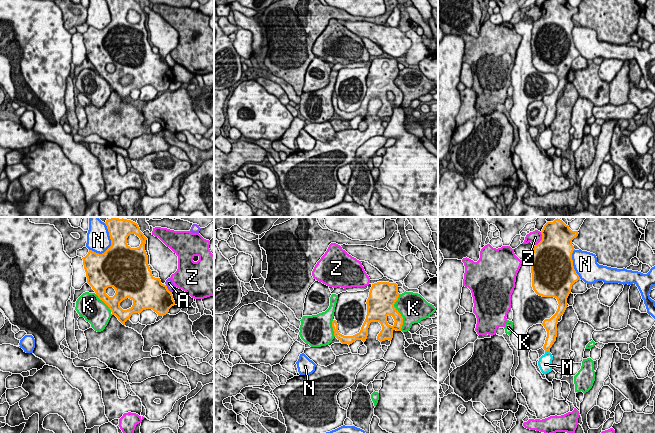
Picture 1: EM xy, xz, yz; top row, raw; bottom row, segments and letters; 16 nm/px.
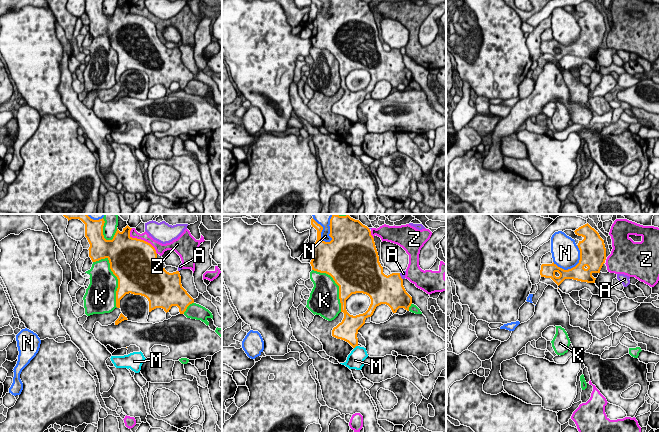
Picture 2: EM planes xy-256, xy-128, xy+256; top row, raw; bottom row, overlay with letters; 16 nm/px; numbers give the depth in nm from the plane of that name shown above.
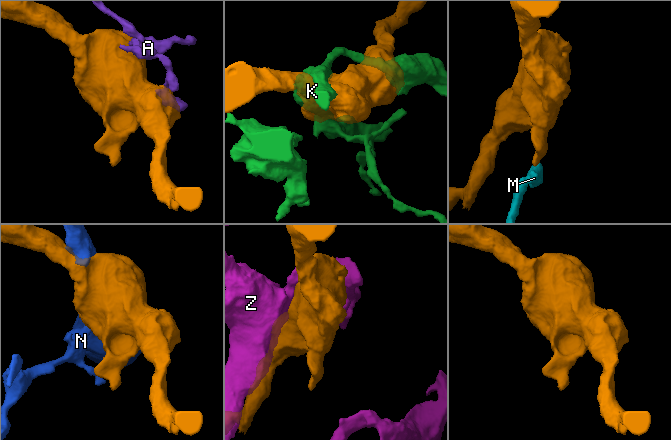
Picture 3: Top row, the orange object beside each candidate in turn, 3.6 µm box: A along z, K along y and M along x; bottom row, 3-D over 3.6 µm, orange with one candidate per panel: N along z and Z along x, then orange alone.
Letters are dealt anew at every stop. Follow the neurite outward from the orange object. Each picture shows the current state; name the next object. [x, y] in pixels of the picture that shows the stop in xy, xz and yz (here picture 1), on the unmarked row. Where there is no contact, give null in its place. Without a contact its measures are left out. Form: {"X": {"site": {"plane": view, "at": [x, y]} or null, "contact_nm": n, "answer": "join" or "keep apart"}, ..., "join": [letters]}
{"A": {"site": {"plane": "xy", "at": [167, 65]}, "contact_nm": 160, "answer": "keep apart"}, "K": {"site": {"plane": "xz", "at": [398, 88]}, "contact_nm": 600, "answer": "keep apart"}, "M": {"site": {"plane": "yz", "at": [547, 126]}, "contact_nm": 90, "answer": "keep apart"}, "N": {"site": {"plane": "xy", "at": [111, 21]}, "contact_nm": 500, "answer": "keep apart"}, "Z": {"site": {"plane": "yz", "at": [542, 15]}, "contact_nm": 240, "answer": "keep apart"}, "join": []}

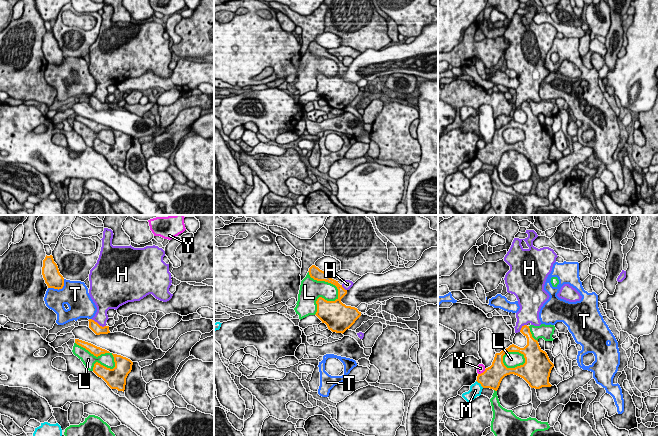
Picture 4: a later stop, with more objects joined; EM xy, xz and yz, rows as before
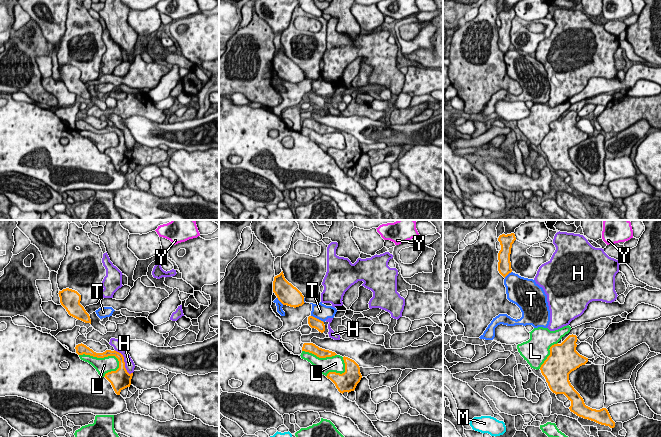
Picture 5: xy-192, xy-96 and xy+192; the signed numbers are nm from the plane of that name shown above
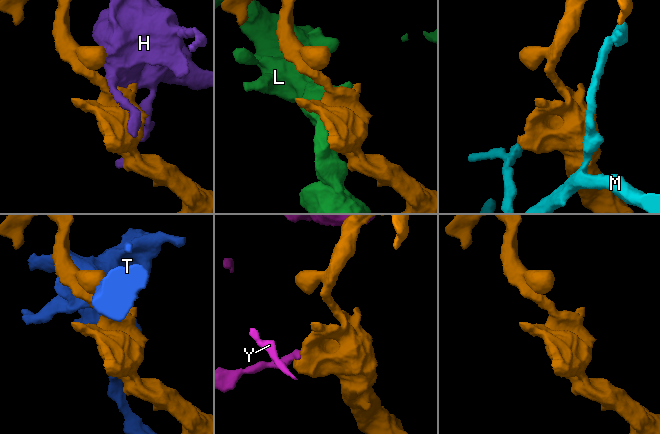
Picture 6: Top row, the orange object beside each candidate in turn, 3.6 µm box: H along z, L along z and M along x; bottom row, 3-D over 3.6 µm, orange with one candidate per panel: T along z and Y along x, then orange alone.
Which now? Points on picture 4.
{"H": {"site": {"plane": "xy", "at": [97, 99]}, "contact_nm": 260, "answer": "keep apart"}, "L": {"site": {"plane": "xz", "at": [338, 70]}, "contact_nm": 700, "answer": "keep apart"}, "M": {"site": {"plane": "yz", "at": [480, 159]}, "contact_nm": 170, "answer": "keep apart"}, "T": {"site": {"plane": "xy", "at": [59, 64]}, "contact_nm": 300, "answer": "keep apart"}, "Y": {"site": {"plane": "yz", "at": [481, 149]}, "contact_nm": 150, "answer": "keep apart"}, "join": []}

